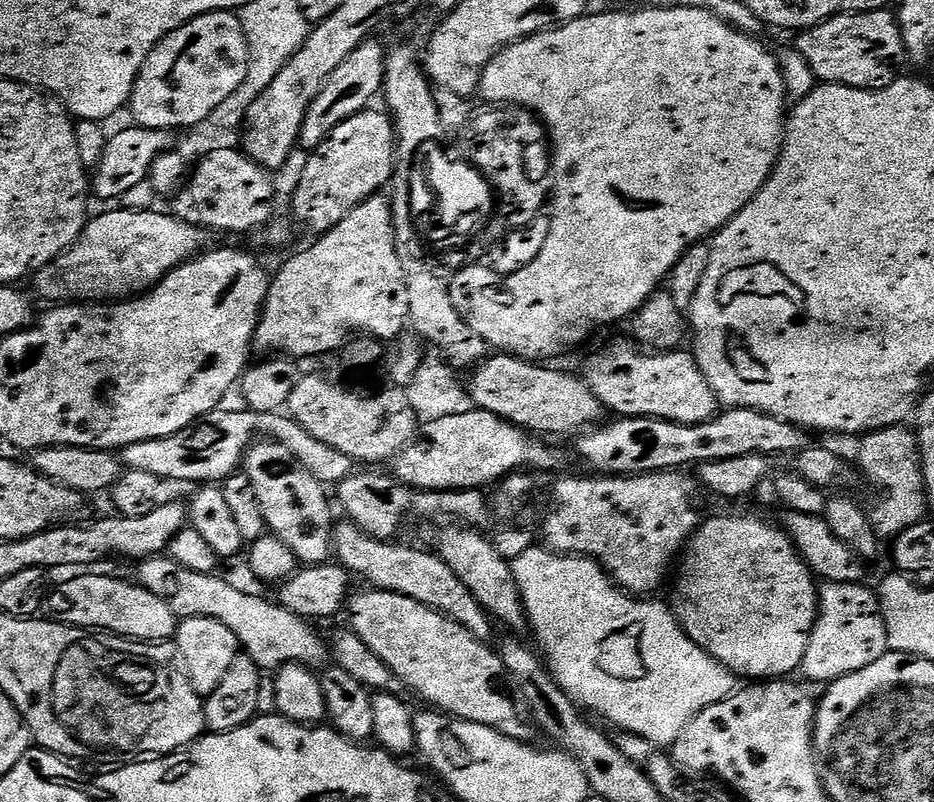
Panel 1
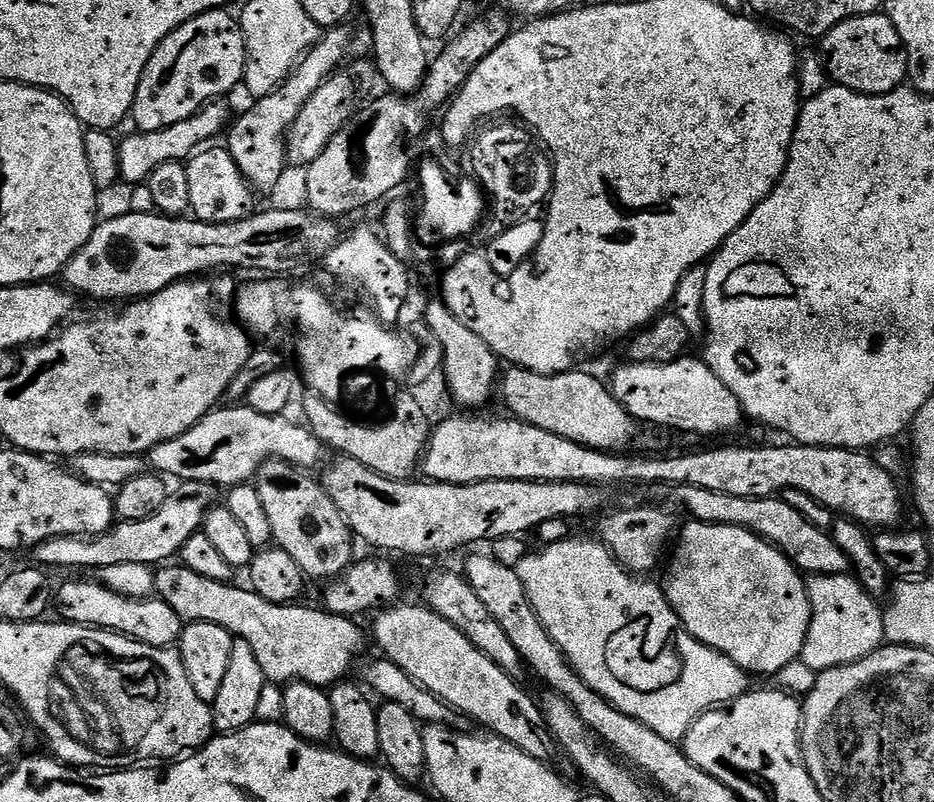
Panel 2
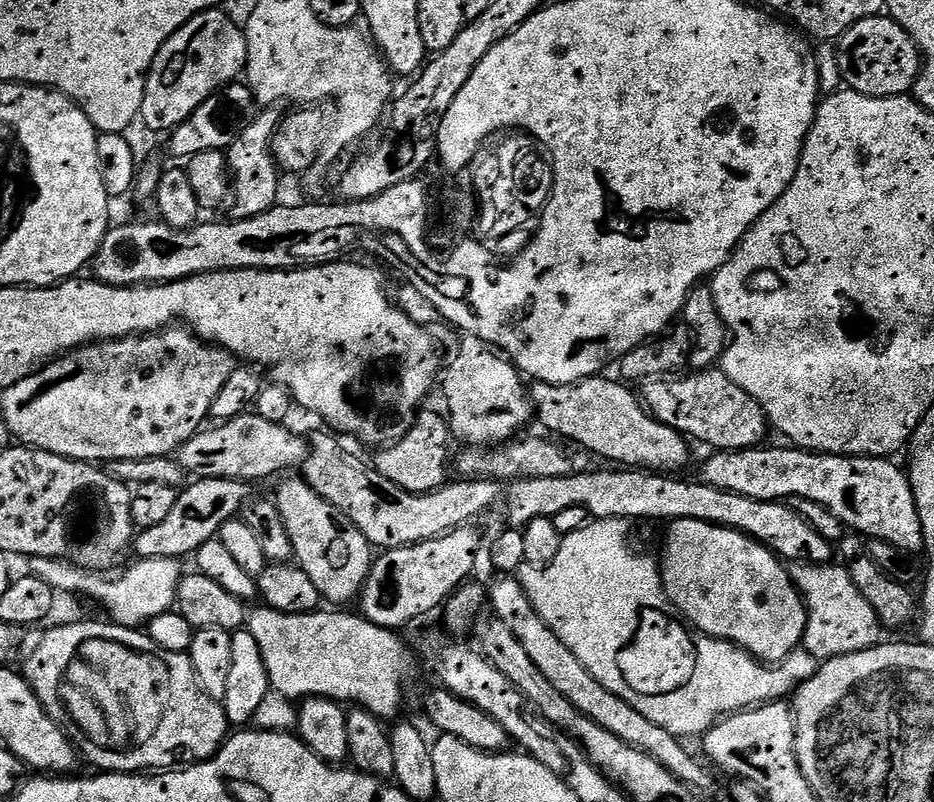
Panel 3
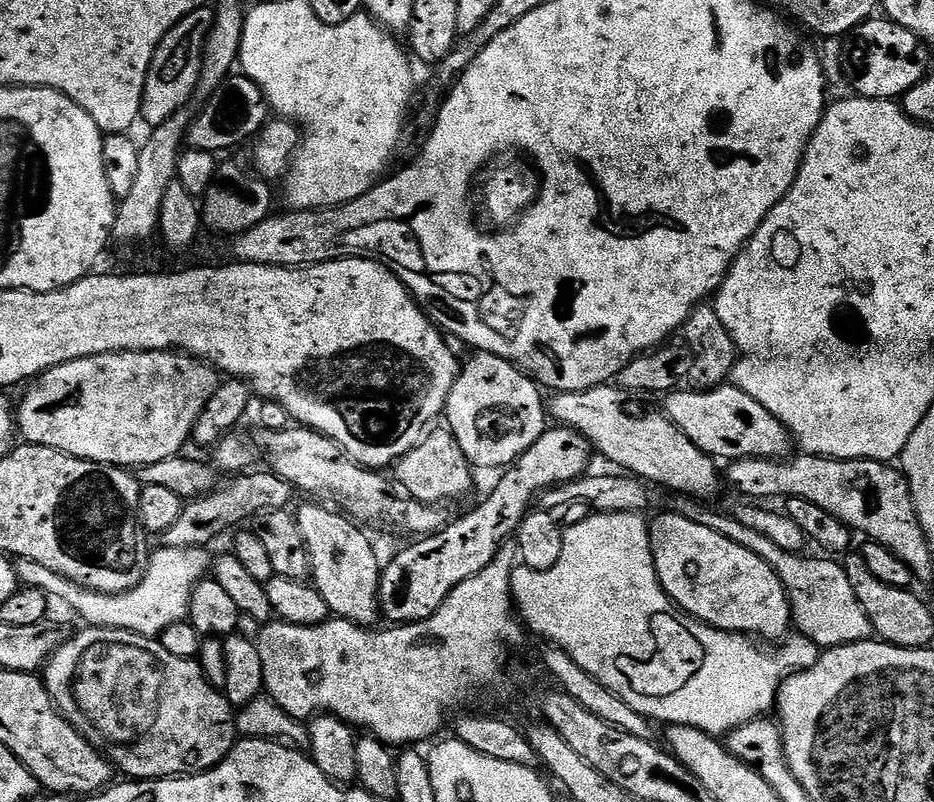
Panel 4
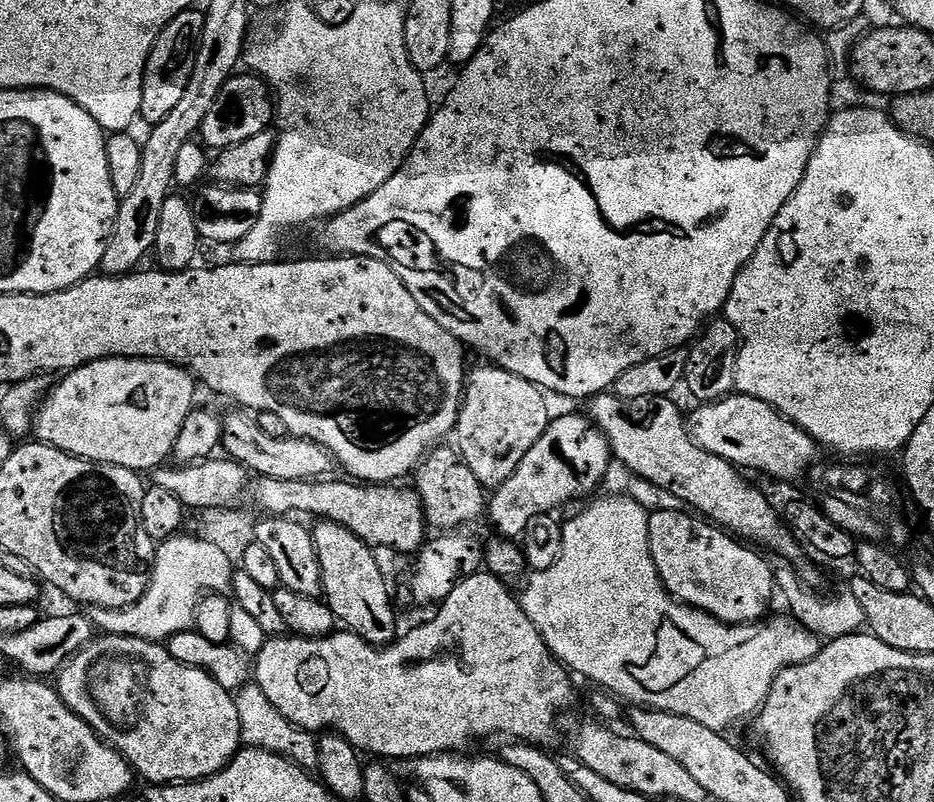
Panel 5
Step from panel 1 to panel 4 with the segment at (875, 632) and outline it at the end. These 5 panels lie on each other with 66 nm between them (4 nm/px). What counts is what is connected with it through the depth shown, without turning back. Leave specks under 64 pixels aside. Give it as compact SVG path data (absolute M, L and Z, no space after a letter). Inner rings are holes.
M678 494L670 499L672 500L668 504L669 509L678 513L680 517L687 518L690 522L697 523L698 526L709 527L722 537L737 542L738 546L743 546L751 553L758 554L771 566L771 569L778 574L783 588L787 590L788 600L791 602L793 627L801 635L815 642L818 648L824 650L836 648L838 645L867 640L873 635L872 623L862 609L857 594L854 593L843 563L826 556L806 558L805 555L782 550L780 546L775 546L774 542L763 537L756 530L750 529L750 526L738 522L735 515L720 514L712 510L711 505L698 501L695 497Z

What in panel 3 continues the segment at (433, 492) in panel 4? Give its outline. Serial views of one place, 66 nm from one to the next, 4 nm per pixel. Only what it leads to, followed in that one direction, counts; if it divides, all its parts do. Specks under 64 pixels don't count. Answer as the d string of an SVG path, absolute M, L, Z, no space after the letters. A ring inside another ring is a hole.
M423 412L415 417L411 428L401 440L381 447L374 459L378 474L382 474L382 478L390 478L394 486L402 486L402 490L407 492L437 492L450 480L448 464L450 468L454 452L448 449L448 443L453 443L454 437L449 421L441 413L440 417L436 412Z

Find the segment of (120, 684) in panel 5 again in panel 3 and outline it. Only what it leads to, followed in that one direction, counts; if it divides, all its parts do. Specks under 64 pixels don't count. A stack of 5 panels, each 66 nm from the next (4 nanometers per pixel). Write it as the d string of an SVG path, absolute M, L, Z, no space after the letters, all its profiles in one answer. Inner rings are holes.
M84 620L81 624L64 624L61 628L52 628L44 636L44 641L33 650L32 653L28 656L28 661L25 662L24 668L22 667L22 675L25 680L28 681L28 685L34 690L34 694L38 698L38 702L42 702L42 706L46 710L46 714L50 714L50 718L63 730L65 736L76 745L79 755L84 756L93 764L93 769L103 770L108 774L144 774L149 770L172 770L177 766L191 766L202 760L210 760L213 756L216 755L216 751L224 745L224 741L228 739L230 735L230 723L227 718L227 714L224 713L223 703L216 701L214 698L210 698L204 693L203 686L199 684L199 679L195 674L195 668L192 665L192 660L188 654L183 652L180 653L171 653L170 650L164 650L162 646L158 646L153 642L151 637L148 634L145 634L143 631L134 629L134 628L123 628L120 624L114 624L111 622L105 622L105 624L99 624L96 620Z

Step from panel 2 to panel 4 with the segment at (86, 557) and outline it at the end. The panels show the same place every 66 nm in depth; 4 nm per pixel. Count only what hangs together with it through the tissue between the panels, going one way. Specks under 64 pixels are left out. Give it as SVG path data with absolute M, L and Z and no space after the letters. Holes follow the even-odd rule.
M271 470L264 472L249 471L237 475L229 484L221 483L215 490L197 496L195 500L185 503L182 514L170 530L162 533L162 544L166 548L204 548L215 536L233 529L234 524L251 521L259 512L269 512L279 508L287 509L292 500L294 489L280 476L275 476Z

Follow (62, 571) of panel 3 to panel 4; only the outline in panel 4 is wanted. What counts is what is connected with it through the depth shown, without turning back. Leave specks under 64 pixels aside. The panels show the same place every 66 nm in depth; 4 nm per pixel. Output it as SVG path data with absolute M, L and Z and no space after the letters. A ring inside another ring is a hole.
M157 547L148 557L148 568L142 582L122 594L102 594L89 588L79 588L74 582L38 566L33 560L16 560L16 579L25 588L42 590L53 601L61 600L72 612L84 619L85 625L94 628L117 628L139 636L159 637L168 627L188 616L188 603L193 587L210 572L210 556L204 548Z

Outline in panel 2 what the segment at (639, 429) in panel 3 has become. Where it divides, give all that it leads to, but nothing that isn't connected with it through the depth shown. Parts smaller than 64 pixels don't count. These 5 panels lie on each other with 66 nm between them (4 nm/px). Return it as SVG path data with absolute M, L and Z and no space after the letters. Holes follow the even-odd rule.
M513 367L505 371L502 376L502 388L504 384L504 400L513 417L523 420L526 424L533 424L542 430L550 430L550 434L558 434L562 438L570 438L570 442L585 444L588 448L596 448L600 452L619 453L636 436L638 421L616 400L611 387L600 380L595 380L584 370L571 372L559 372L556 376L547 376L530 372L526 368Z

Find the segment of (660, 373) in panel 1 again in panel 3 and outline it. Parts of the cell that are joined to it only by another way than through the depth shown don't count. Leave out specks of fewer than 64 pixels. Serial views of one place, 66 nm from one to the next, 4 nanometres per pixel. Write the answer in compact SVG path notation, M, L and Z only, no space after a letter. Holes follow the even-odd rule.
M700 370L696 376L681 375L679 378L661 378L643 385L642 400L649 412L666 426L675 428L681 436L709 444L709 449L721 452L746 450L765 443L764 435L770 432L762 406L746 390L739 388L723 370Z

